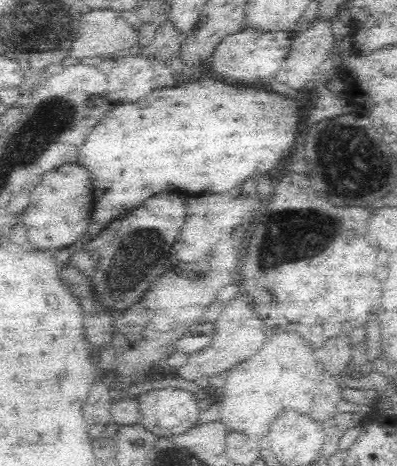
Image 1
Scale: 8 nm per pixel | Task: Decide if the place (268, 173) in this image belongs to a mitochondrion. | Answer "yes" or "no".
no

